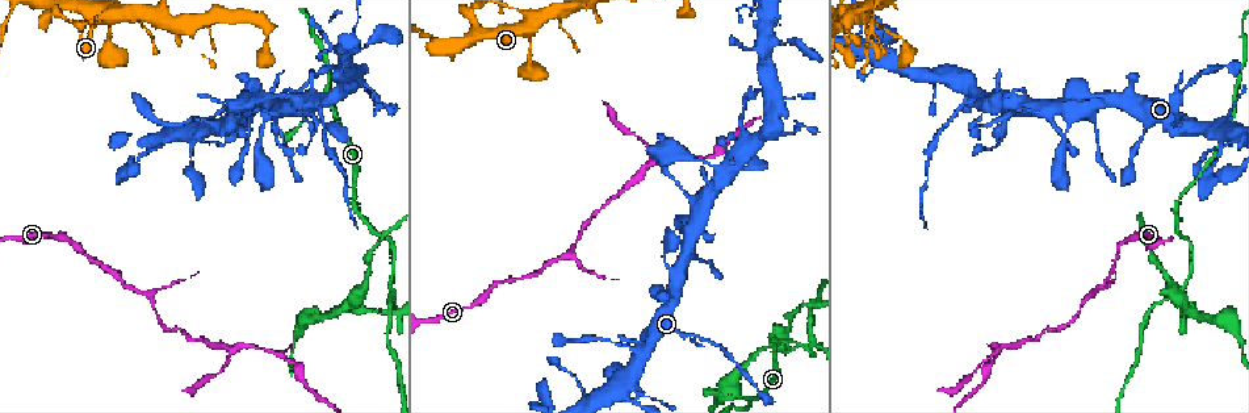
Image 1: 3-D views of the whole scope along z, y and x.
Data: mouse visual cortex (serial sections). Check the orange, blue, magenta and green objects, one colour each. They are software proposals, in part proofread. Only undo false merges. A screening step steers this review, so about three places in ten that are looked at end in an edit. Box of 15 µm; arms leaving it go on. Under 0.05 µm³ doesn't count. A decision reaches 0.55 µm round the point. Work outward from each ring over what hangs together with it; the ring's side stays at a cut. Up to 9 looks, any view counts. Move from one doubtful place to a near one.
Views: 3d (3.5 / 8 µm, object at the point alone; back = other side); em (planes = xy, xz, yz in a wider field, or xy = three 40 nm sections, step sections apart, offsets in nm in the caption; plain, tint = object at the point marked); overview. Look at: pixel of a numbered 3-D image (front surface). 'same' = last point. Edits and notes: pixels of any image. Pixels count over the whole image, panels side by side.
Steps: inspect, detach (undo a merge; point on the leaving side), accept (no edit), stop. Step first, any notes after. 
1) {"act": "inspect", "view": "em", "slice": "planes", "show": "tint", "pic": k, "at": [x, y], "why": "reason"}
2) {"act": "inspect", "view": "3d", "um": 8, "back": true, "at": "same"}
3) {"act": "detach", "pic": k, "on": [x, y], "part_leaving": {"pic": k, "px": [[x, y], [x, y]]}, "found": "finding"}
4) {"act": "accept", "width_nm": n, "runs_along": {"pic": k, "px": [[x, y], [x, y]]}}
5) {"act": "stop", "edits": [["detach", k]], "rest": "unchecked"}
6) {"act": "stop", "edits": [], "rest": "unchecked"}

{"act": "inspect", "view": "3d", "um": 3.5, "pic": 1, "at": [875, 22], "why": "narrows sharply"}

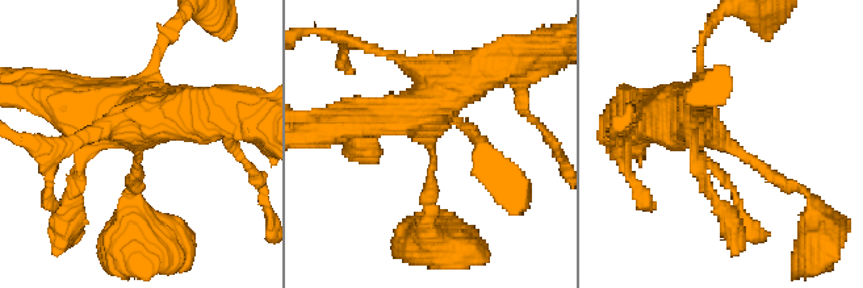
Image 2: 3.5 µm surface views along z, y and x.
{"act": "inspect", "view": "em", "slice": "xy", "step": 1, "show": "tint", "pic": 2, "at": [720, 135]}

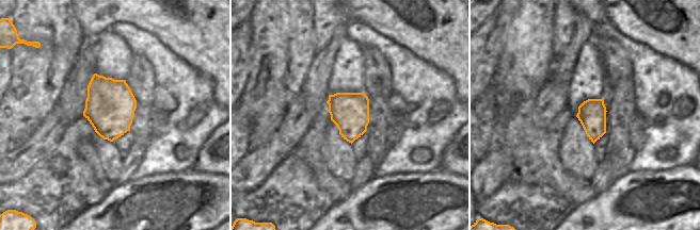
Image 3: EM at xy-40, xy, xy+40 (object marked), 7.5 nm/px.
{"act": "accept", "runs_along": {"pic": 2, "px": [[75, 186], [110, 121], [196, 113]]}, "found": "continuous, no second cell"}

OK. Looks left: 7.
{"act": "inspect", "view": "3d", "um": 3.5, "pic": 1, "at": [432, 37], "why": "abrupt turn"}

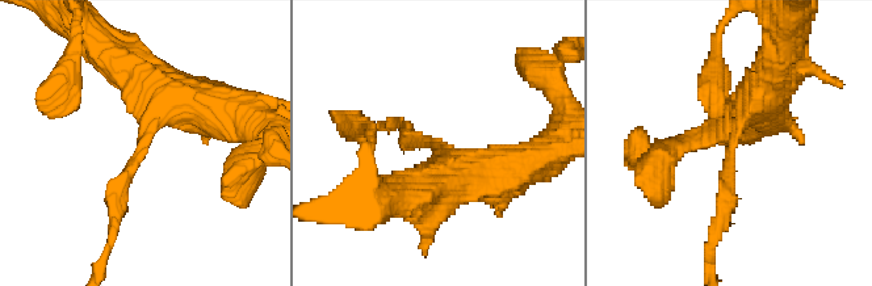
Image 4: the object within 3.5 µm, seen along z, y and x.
{"act": "inspect", "view": "em", "slice": "xy", "step": 2, "show": "plain", "pic": 4, "at": [734, 142], "arm_widths_nm": [200, 600]}

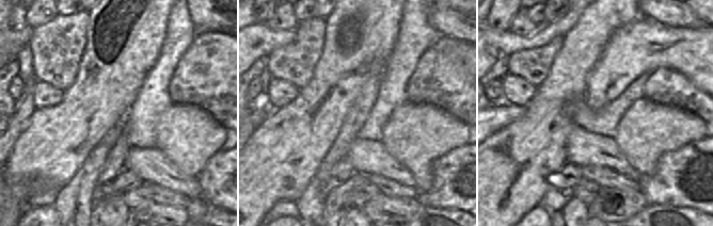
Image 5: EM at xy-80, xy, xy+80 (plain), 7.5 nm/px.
{"act": "inspect", "view": "em", "slice": "xy", "step": 2, "show": "tint", "at": "same", "why": "where the object lies"}

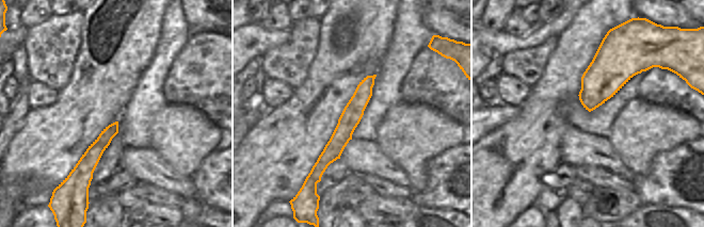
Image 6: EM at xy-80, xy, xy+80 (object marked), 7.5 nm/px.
{"act": "accept", "runs_along": {"pic": 6, "px": [[371, 78], [317, 175]]}, "found": "continuous, no second cell"}

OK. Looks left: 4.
{"act": "inspect", "view": "3d", "um": 3.5, "pic": 1, "at": [324, 100], "why": "thin arm on a thick one"}

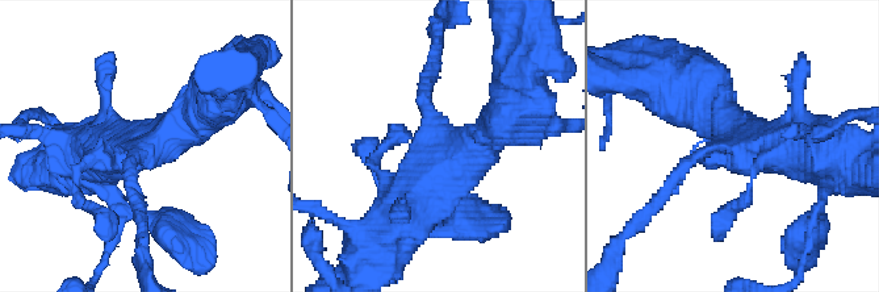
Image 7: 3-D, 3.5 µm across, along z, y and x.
{"act": "inspect", "view": "em", "slice": "xy", "step": 2, "show": "tint", "pic": 7, "at": [733, 148], "arms": 3, "arm_widths_nm": [200, 500, 700]}

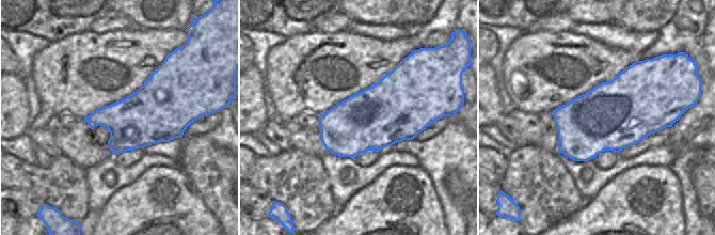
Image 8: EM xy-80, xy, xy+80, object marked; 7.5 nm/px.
{"act": "inspect", "view": "em", "slice": "xy", "step": 3, "show": "tint", "at": "same", "why": "another direction"}

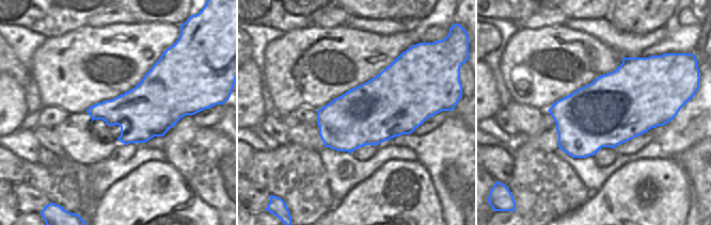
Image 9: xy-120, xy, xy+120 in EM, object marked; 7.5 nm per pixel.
{"act": "detach", "pic": 7, "on": [666, 192], "width_nm": 480, "part_leaving": {"pic": 7, "px": [[698, 157], [687, 162], [620, 246]]}, "found": "a second cell is stuck on"}

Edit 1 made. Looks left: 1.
{"act": "stop", "edits": [["detach", 7]], "rest": "unchecked"}

